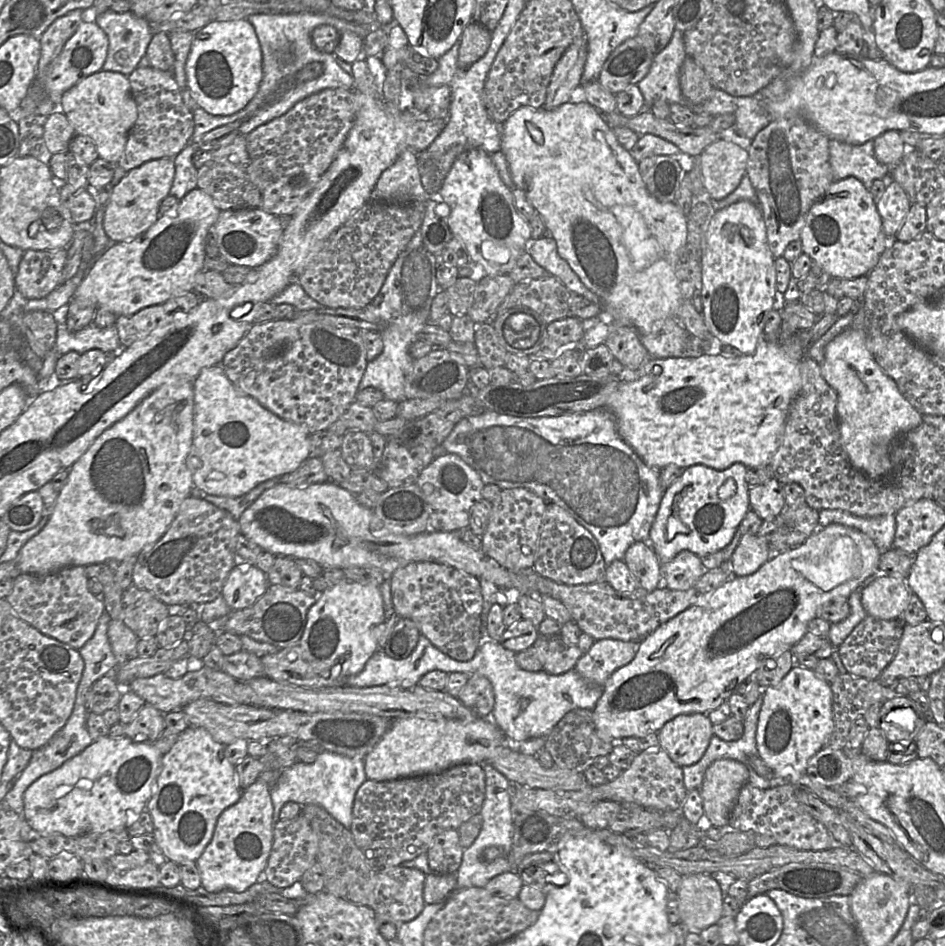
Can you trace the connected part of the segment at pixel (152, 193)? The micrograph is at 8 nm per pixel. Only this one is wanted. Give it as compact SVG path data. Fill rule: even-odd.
M173 158L150 160L126 173L105 205L104 230L111 241L132 241L157 221L160 204L169 195L174 176Z

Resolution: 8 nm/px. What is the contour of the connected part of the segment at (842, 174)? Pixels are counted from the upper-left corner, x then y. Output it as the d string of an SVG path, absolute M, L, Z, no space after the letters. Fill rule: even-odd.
M830 139L829 154L834 180L855 177L870 191L876 179L889 174L888 166L875 157L874 140L849 144Z

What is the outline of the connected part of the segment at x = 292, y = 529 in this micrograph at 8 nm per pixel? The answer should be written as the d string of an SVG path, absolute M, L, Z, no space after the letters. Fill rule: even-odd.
M333 482L313 483L303 487L276 484L264 491L239 519L242 534L275 556L293 559L312 559L321 567L375 568L390 577L395 570L412 562L436 562L493 583L500 590L522 590L523 575L498 565L482 551L468 547L454 532L432 531L416 535L401 535L387 531L372 509L360 505L355 495Z

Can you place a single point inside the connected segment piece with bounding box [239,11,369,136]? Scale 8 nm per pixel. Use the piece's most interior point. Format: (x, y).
(285, 39)

